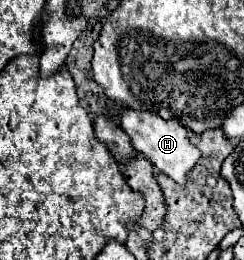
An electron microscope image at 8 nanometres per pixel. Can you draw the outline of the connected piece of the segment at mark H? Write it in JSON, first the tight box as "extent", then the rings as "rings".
{"extent":[120,109,200,185],"rings":[[[124,109],[122,117],[120,117],[120,125],[122,129],[128,133],[132,147],[142,153],[144,157],[148,157],[152,161],[152,165],[168,175],[170,179],[174,179],[178,185],[186,183],[186,173],[196,165],[200,151],[190,145],[188,139],[188,131],[184,129],[184,125],[180,125],[178,119],[168,119],[164,121],[162,117],[158,117],[158,113],[154,111],[138,111],[138,109]]]}

